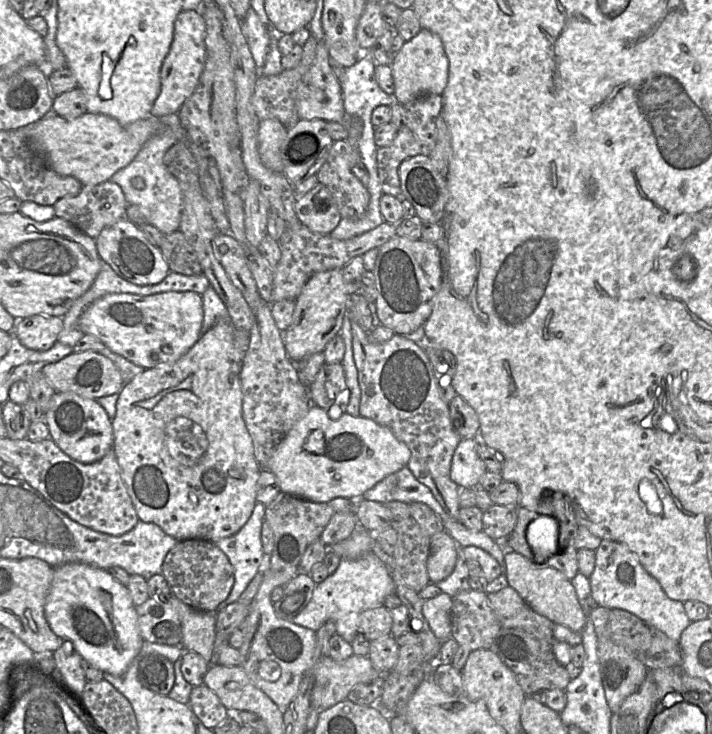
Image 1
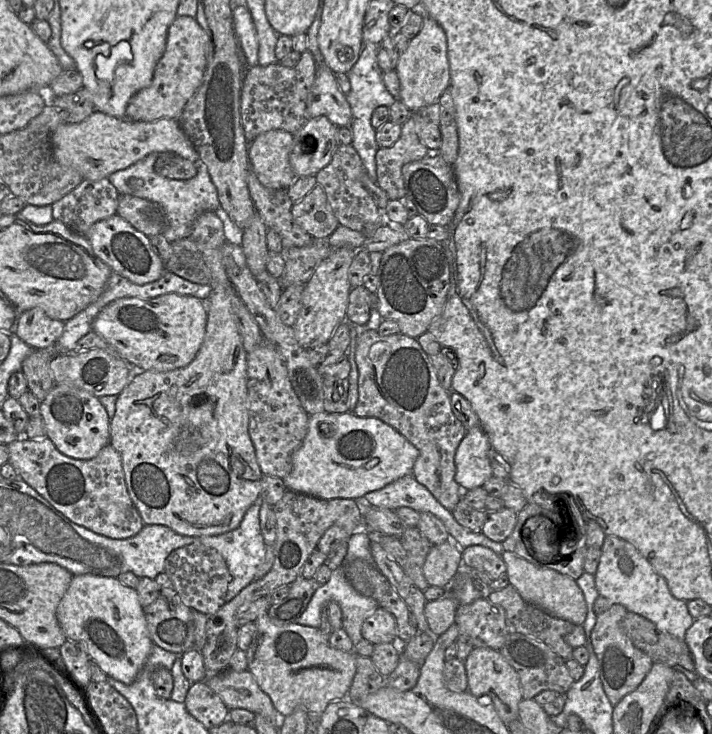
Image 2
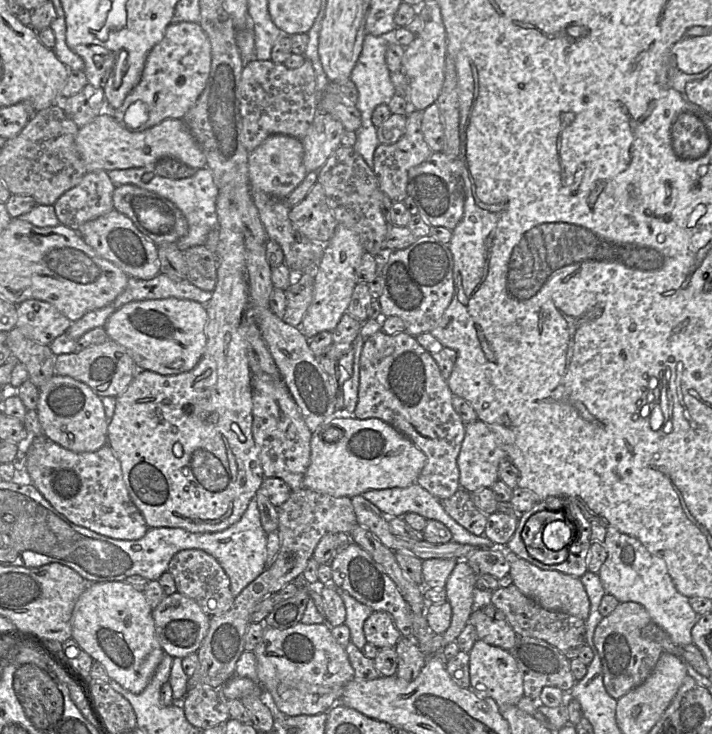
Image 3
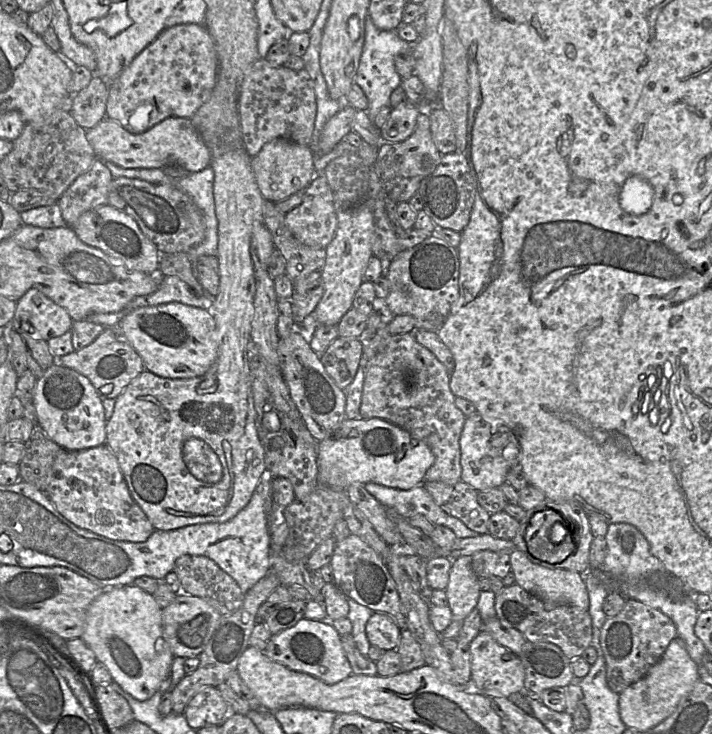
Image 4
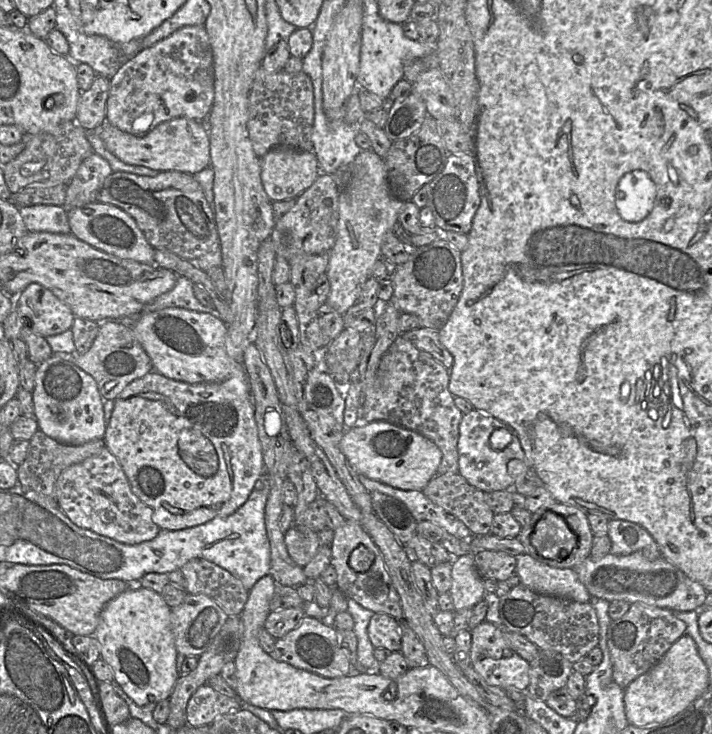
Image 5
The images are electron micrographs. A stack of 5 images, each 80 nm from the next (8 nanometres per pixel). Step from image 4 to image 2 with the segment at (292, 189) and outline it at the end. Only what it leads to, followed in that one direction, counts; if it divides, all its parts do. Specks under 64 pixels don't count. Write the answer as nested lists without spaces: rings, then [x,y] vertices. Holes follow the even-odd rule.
[[[284,130],[261,133],[248,147],[250,168],[266,187],[288,189],[296,180],[289,156],[293,135]]]

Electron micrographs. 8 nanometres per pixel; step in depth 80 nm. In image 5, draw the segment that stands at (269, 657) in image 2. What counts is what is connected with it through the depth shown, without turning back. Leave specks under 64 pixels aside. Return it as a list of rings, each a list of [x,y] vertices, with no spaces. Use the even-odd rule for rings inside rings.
[[[305,616],[299,625],[288,632],[284,637],[276,640],[276,646],[272,653],[269,654],[275,660],[286,662],[293,667],[309,671],[326,678],[339,678],[348,676],[352,673],[352,665],[342,647],[337,629],[326,621]]]

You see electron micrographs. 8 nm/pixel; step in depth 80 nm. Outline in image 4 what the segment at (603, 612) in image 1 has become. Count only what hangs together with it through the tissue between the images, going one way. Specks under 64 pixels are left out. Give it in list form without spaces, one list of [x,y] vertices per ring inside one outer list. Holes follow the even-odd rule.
[[[627,599],[619,614],[607,617],[600,632],[609,688],[621,694],[627,687],[643,678],[662,658],[671,641],[677,636],[674,622],[663,612],[635,599]]]

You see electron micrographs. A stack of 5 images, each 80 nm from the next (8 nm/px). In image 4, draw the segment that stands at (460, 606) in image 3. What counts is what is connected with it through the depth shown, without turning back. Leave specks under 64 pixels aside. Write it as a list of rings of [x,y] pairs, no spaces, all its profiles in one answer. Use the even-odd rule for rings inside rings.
[[[469,556],[452,560],[448,586],[445,589],[453,620],[464,621],[476,608],[481,593],[479,577]]]

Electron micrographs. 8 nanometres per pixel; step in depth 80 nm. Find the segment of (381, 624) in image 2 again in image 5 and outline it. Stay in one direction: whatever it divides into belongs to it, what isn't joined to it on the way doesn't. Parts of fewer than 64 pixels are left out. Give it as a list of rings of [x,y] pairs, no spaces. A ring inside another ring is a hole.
[[[375,613],[368,625],[368,636],[374,648],[400,652],[400,622],[385,613]]]

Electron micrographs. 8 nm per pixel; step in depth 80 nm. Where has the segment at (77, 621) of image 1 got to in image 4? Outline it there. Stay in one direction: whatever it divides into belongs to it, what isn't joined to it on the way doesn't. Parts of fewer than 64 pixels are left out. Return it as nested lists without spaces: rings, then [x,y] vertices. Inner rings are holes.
[[[134,584],[106,590],[91,603],[81,639],[95,653],[97,661],[107,667],[113,681],[139,701],[148,700],[170,678],[175,656],[163,637],[162,609],[152,594]]]

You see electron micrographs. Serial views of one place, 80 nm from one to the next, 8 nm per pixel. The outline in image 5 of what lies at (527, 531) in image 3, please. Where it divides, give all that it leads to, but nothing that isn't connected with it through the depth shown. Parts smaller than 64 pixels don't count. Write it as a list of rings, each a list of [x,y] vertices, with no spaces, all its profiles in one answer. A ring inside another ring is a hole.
[[[546,511],[534,525],[531,543],[544,558],[564,560],[577,545],[575,534],[560,516]]]

